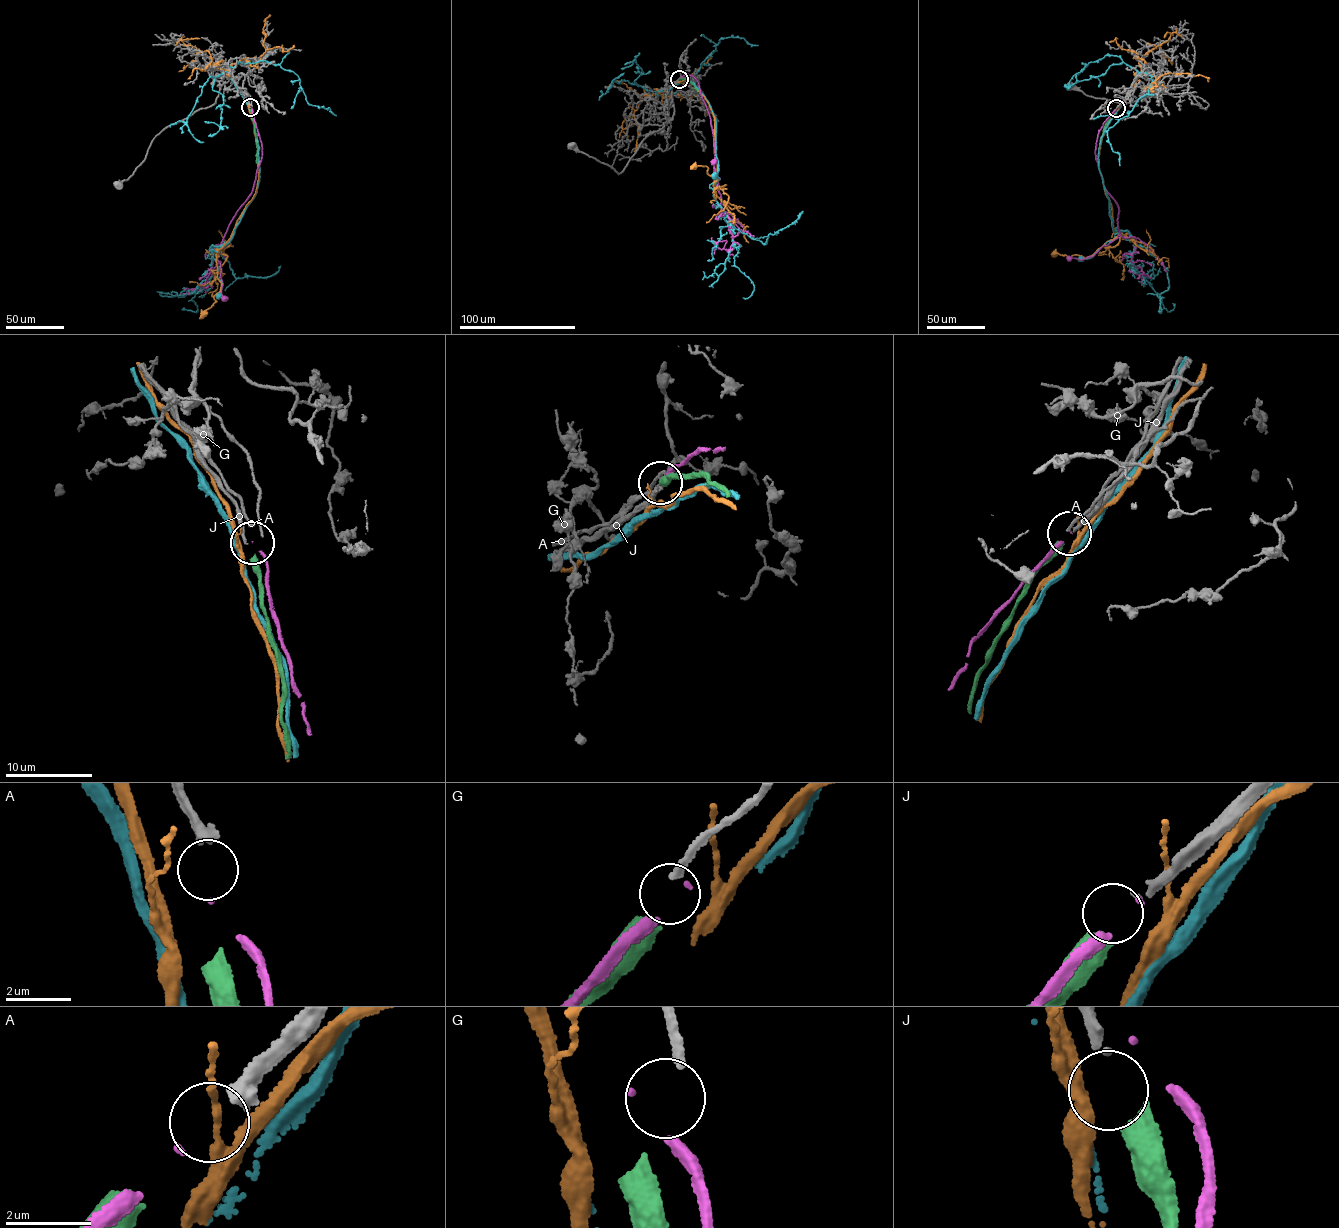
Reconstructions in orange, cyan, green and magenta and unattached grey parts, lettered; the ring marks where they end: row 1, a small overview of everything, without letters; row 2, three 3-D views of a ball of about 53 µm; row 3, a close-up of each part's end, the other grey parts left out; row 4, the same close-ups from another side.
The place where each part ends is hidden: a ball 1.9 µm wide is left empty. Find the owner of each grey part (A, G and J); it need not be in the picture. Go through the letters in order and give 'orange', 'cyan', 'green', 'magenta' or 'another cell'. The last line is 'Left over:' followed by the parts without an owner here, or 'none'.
A: magenta
G: another cell
J: green
Left over: G

